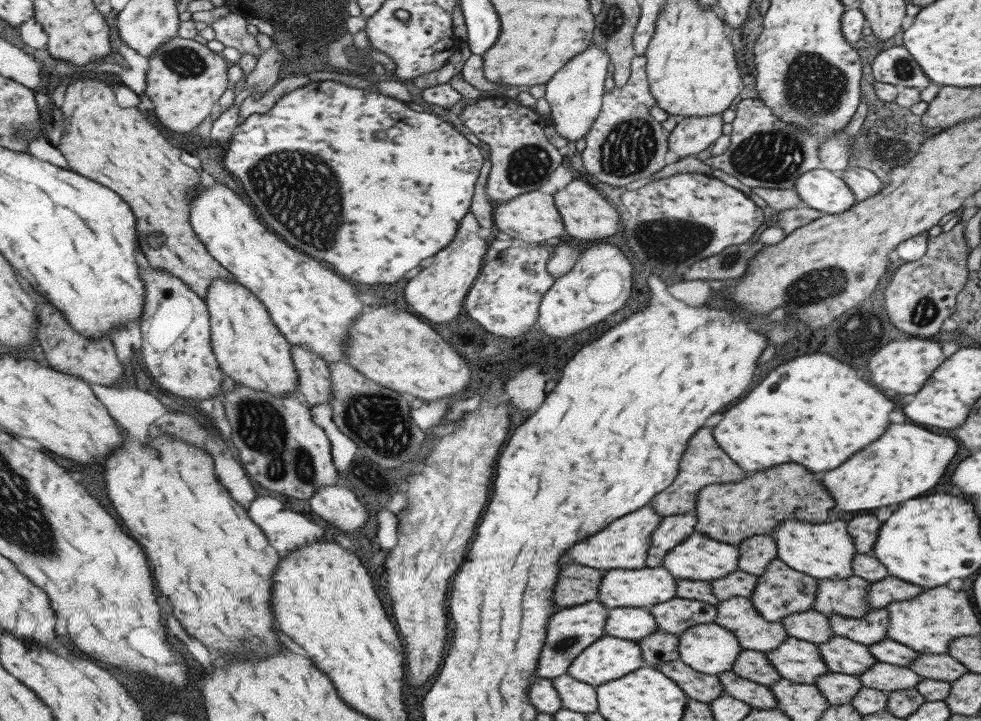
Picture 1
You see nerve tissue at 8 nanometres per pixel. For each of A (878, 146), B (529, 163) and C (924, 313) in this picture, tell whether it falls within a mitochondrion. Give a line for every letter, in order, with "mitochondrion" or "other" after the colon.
A: mitochondrion
B: mitochondrion
C: mitochondrion

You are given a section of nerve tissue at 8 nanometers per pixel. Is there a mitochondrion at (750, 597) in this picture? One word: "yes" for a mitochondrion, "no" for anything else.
no

